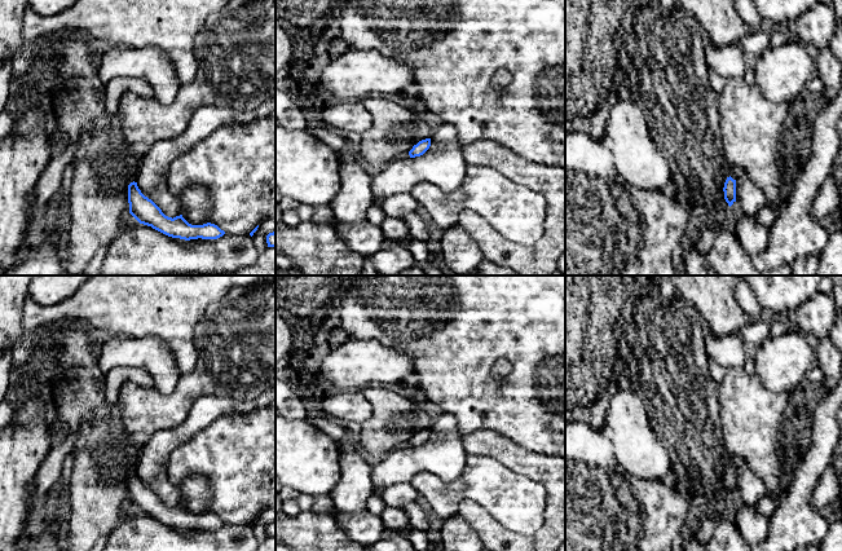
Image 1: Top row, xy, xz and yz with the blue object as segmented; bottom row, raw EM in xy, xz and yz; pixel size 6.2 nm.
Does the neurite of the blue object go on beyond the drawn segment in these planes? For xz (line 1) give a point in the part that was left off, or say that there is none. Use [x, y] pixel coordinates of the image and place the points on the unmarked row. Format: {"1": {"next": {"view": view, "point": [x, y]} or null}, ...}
{"1": {"next": null}}

